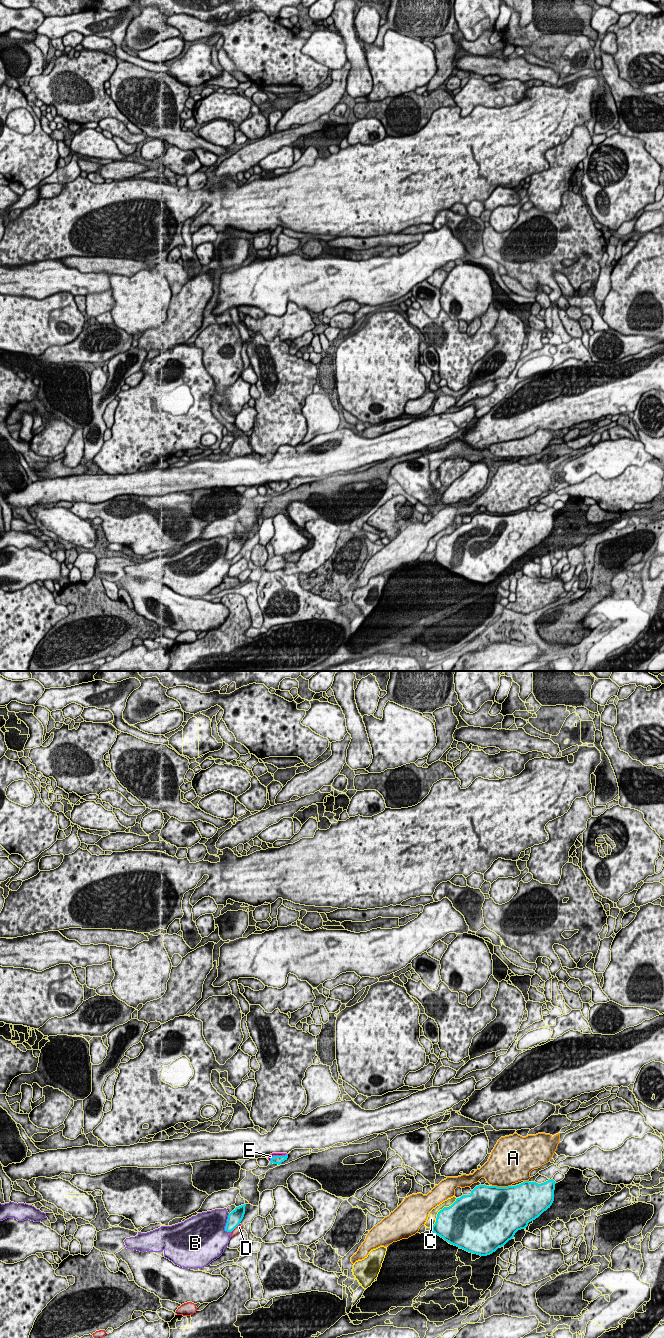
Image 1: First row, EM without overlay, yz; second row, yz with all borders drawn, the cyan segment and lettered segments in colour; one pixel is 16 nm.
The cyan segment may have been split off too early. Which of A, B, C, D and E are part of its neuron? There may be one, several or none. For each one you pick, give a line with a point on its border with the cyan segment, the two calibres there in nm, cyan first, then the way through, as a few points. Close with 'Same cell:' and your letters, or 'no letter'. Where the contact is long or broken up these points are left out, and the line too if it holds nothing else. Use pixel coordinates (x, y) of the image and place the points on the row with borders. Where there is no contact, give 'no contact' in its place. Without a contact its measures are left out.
E: meets cyan in yz at (278, 1156); 130 nm thick on the cyan side, 70 nm on the other; runs through yz (278, 1160), (278, 1156), (270, 1156)
Same cell: E

